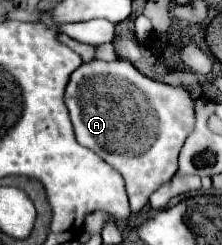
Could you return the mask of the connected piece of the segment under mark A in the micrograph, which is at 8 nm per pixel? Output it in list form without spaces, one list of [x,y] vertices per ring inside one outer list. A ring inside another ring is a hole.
[[[129,61],[83,63],[71,73],[65,89],[65,105],[69,109],[77,143],[91,149],[121,173],[131,201],[131,213],[139,213],[149,203],[151,193],[171,181],[177,171],[177,155],[183,147],[183,141],[195,127],[195,111],[189,93],[183,87],[171,87],[141,75]]]

